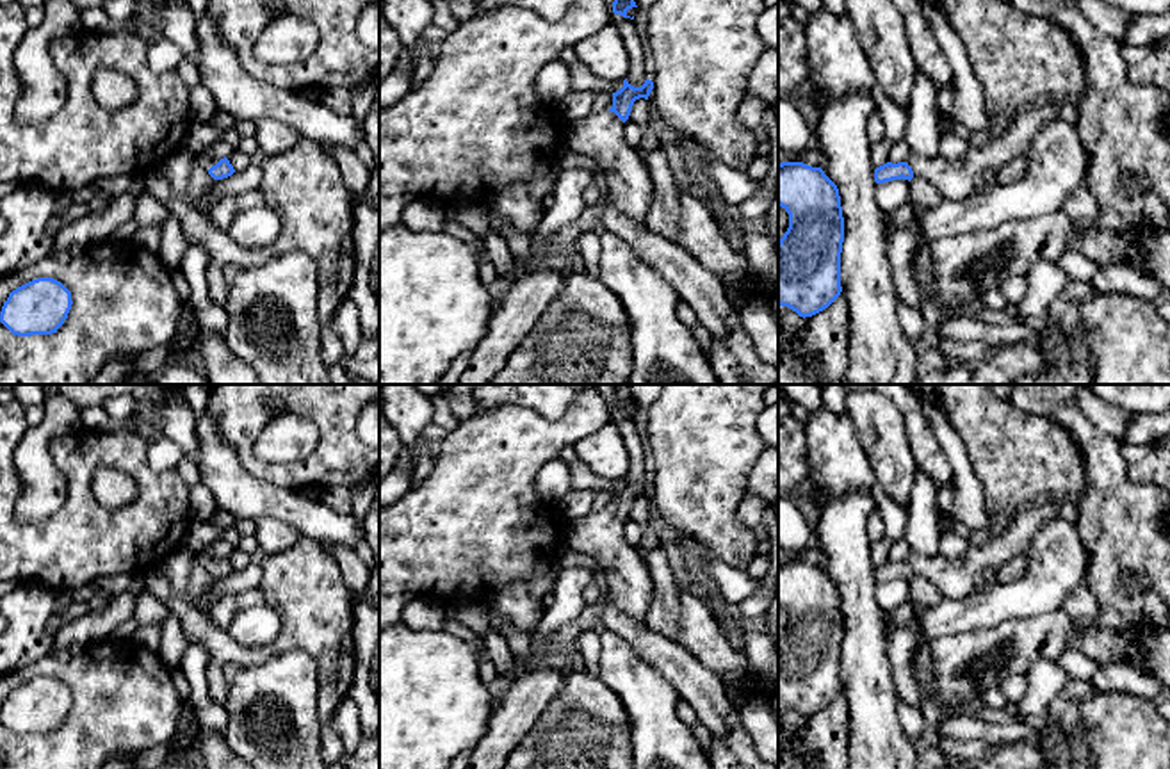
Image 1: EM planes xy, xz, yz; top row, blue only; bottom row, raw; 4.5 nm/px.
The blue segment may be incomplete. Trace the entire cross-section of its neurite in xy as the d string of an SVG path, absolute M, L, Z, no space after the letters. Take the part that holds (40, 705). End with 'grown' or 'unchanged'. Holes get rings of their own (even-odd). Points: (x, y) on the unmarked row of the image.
M37 676L9 692L0 721L18 735L52 733L68 717L71 703L71 691L61 680Z; unchanged

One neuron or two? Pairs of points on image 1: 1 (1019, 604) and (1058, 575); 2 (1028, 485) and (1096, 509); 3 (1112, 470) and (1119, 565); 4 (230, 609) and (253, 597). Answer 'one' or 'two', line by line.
1: one
2: two
3: one
4: one

